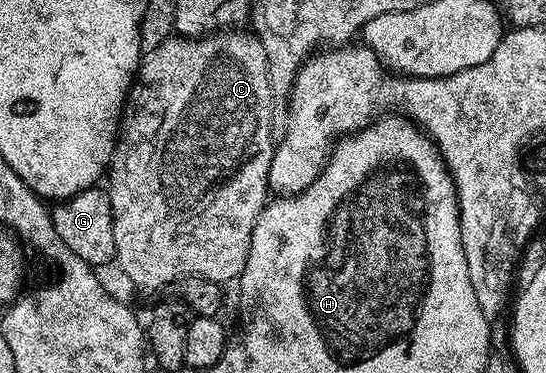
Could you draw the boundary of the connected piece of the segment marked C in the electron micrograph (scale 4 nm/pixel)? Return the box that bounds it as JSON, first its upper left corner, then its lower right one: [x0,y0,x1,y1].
[108,31,276,289]

